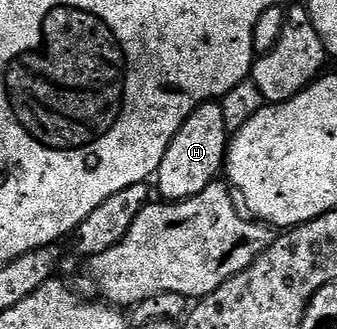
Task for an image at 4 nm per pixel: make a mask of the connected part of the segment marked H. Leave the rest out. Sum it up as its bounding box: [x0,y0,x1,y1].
[154,101,230,202]

